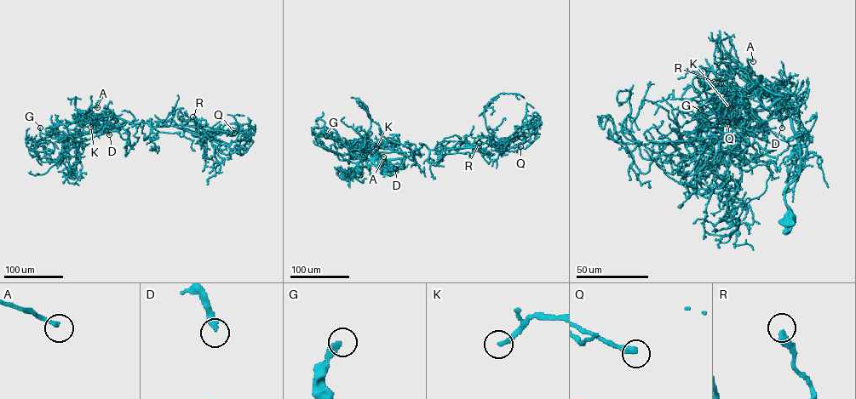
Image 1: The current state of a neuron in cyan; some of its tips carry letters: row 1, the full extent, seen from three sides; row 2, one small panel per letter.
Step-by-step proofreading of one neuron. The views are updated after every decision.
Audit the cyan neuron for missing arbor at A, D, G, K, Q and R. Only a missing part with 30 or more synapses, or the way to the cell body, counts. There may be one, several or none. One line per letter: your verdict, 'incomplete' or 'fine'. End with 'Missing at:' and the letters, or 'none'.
A: fine
D: fine
G: fine
K: fine
Q: fine
R: fine
Missing at: none

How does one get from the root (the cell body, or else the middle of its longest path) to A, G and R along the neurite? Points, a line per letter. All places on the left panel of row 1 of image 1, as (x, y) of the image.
A: (72, 173), (67, 154), (66, 126), (88, 110), (97, 107)
G: (72, 173), (66, 126), (88, 114), (117, 119), (118, 130), (70, 137), (42, 133), (40, 128)
R: (72, 173), (66, 126), (85, 114), (180, 128), (195, 122), (192, 116)

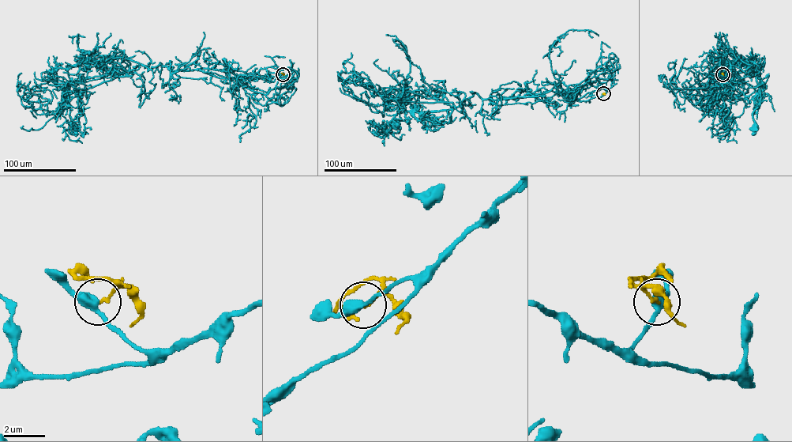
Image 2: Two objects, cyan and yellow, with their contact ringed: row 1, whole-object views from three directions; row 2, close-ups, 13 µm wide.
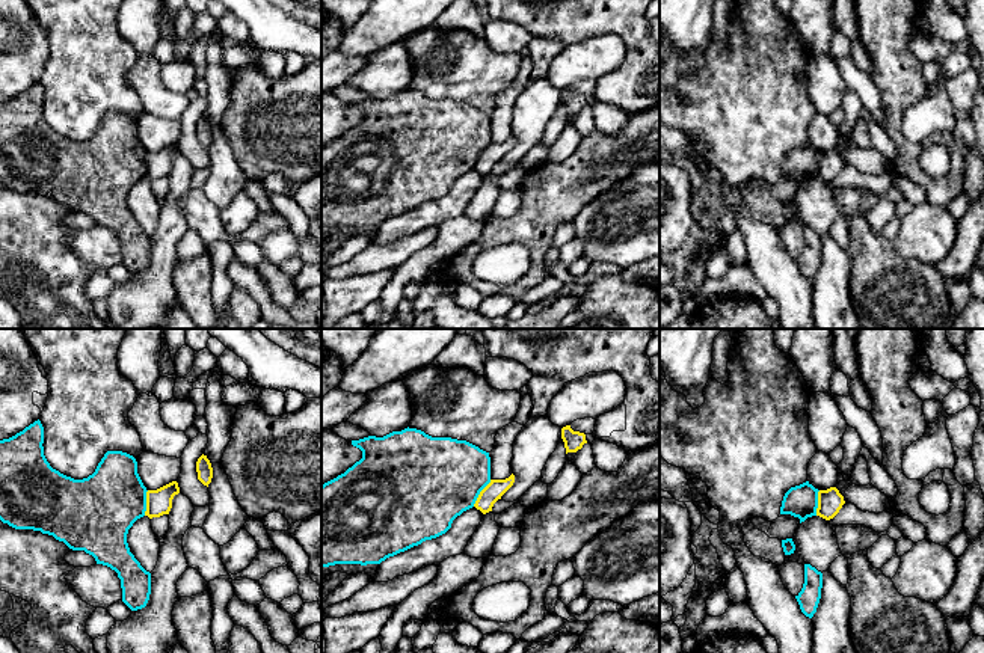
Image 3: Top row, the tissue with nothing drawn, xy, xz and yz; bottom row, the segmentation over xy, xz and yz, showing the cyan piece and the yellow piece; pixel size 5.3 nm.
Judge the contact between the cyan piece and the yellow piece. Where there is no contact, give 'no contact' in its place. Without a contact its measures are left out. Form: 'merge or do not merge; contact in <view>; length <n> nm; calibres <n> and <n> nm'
do not merge; contact in xz; length 170 nm; calibres 460 and 100 nm

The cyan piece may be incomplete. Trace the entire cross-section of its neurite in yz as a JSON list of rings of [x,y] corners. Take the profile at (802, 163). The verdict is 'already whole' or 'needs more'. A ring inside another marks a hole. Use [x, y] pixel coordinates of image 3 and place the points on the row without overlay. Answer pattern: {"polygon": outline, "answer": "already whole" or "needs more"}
{"polygon": [[[809,143],[791,149],[783,158],[780,176],[798,179],[800,185],[816,178],[818,154]]], "answer": "already whole"}

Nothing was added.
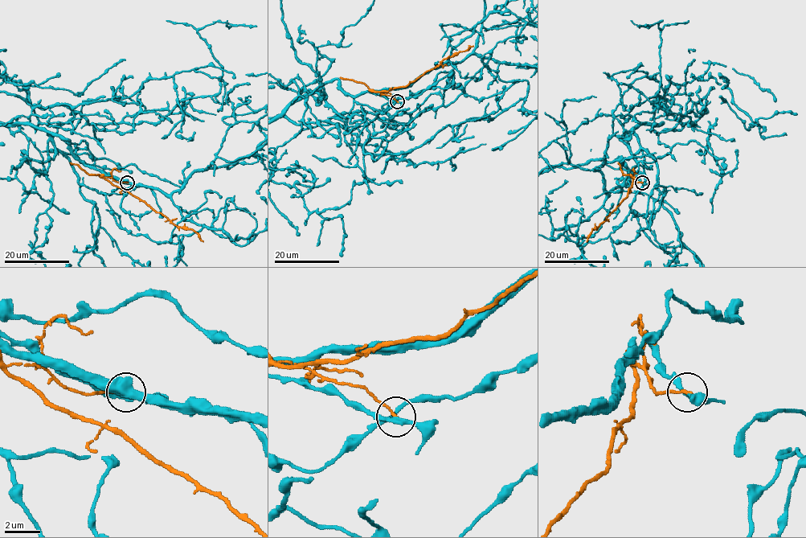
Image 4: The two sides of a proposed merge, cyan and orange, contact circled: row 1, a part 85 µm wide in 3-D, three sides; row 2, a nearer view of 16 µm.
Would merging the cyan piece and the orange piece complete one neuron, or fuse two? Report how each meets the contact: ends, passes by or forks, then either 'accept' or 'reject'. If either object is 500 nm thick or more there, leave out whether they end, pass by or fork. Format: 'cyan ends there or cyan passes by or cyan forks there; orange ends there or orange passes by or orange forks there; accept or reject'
cyan passes by; orange ends there; reject

